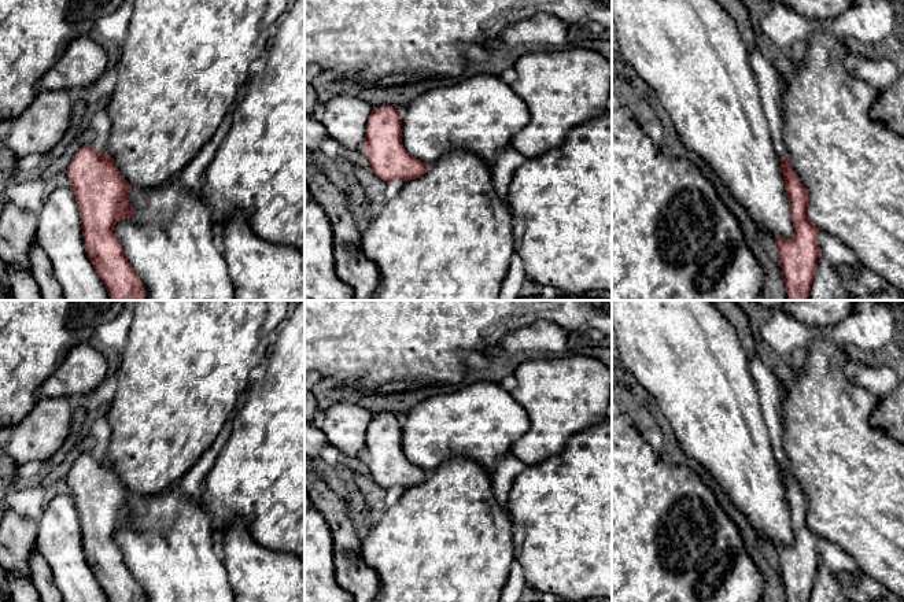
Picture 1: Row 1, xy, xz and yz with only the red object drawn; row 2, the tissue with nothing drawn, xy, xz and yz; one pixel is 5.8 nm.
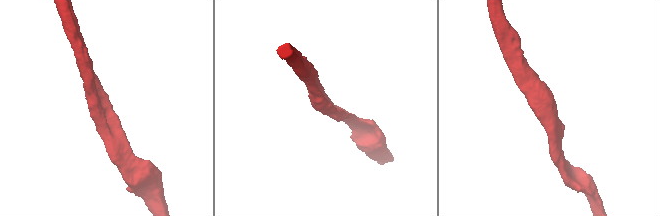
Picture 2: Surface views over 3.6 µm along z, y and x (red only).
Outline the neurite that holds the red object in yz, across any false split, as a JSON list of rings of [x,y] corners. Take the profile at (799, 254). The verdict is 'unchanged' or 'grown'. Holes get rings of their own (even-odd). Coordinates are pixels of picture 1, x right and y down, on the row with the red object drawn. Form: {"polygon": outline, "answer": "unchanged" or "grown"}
{"polygon": [[[787,156],[779,158],[785,177],[794,234],[789,239],[775,237],[787,300],[808,300],[813,274],[820,255],[819,229],[807,215],[808,193],[790,166]]], "answer": "unchanged"}

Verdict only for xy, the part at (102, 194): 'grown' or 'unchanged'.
unchanged

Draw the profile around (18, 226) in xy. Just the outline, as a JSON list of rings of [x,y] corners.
[[[1,199],[0,259],[27,270],[43,300],[63,300],[63,289],[55,277],[51,261],[36,243],[37,214],[19,208],[10,199]]]

